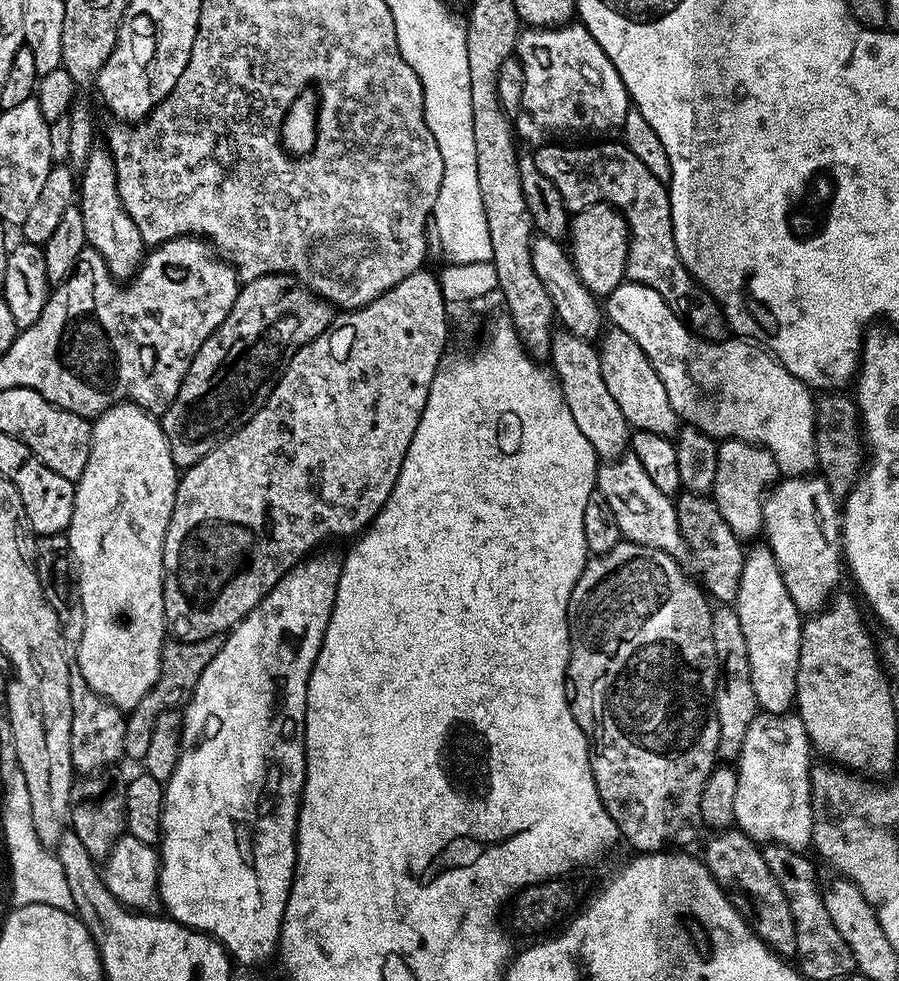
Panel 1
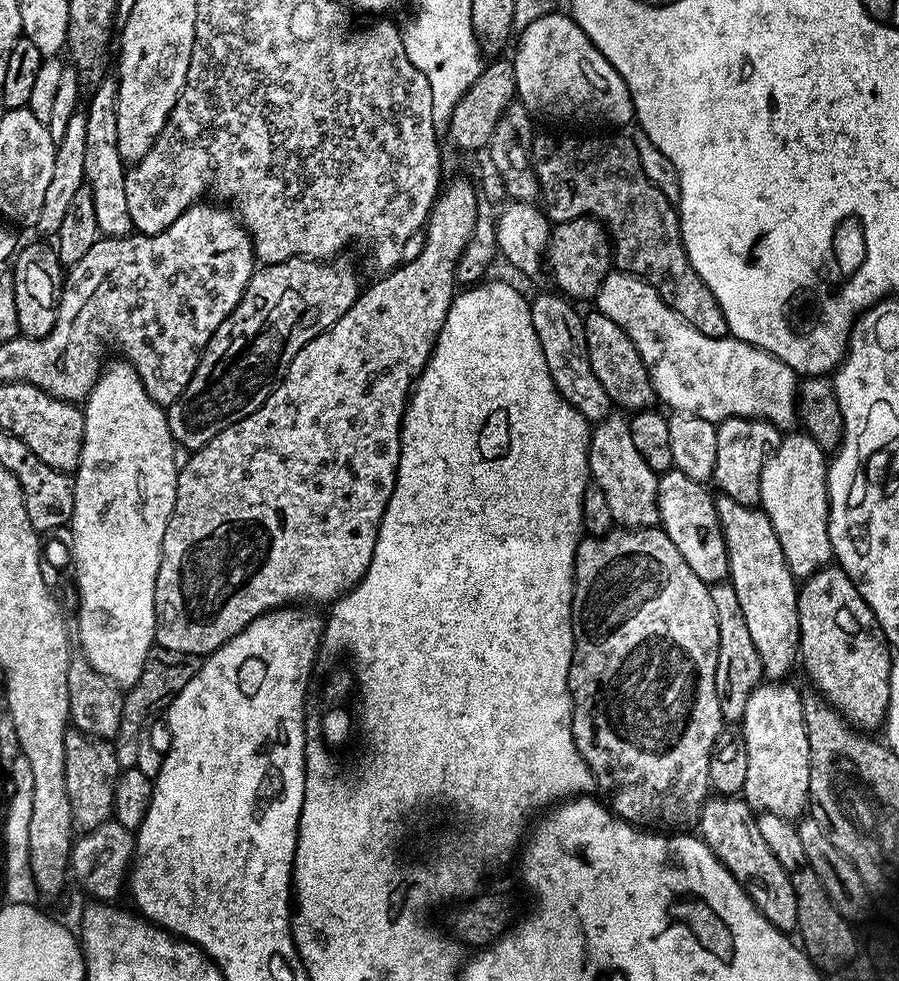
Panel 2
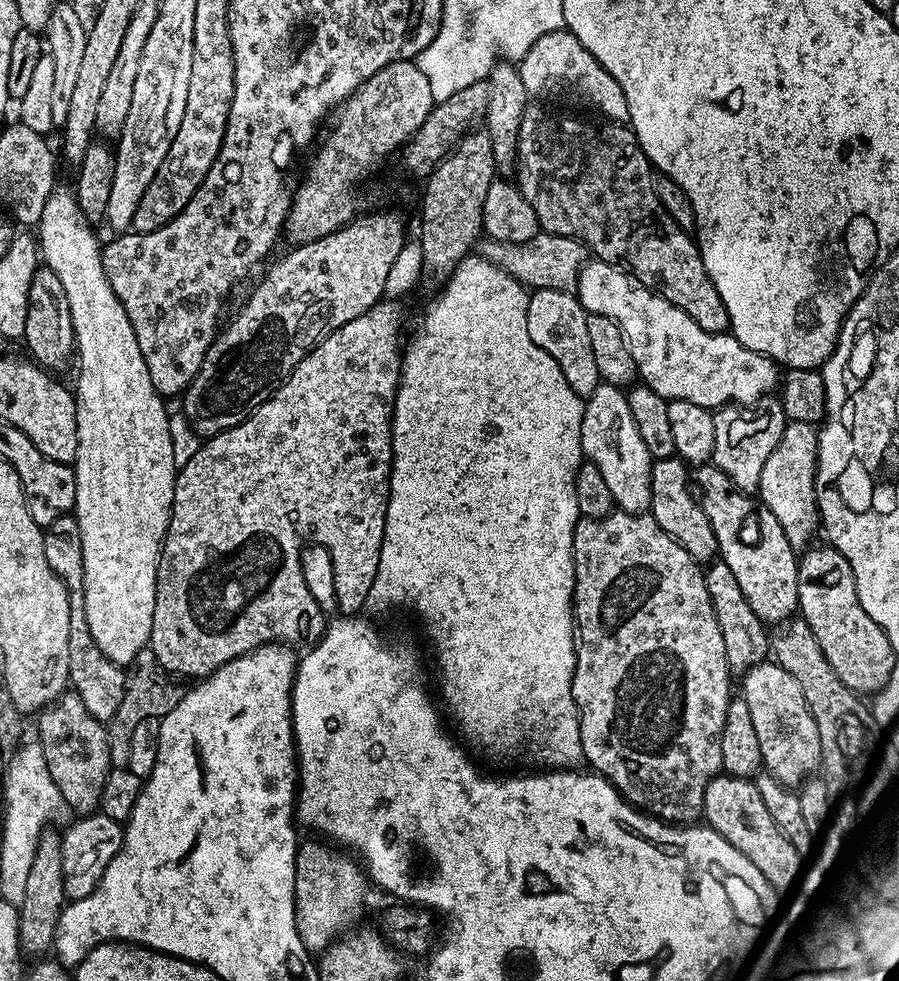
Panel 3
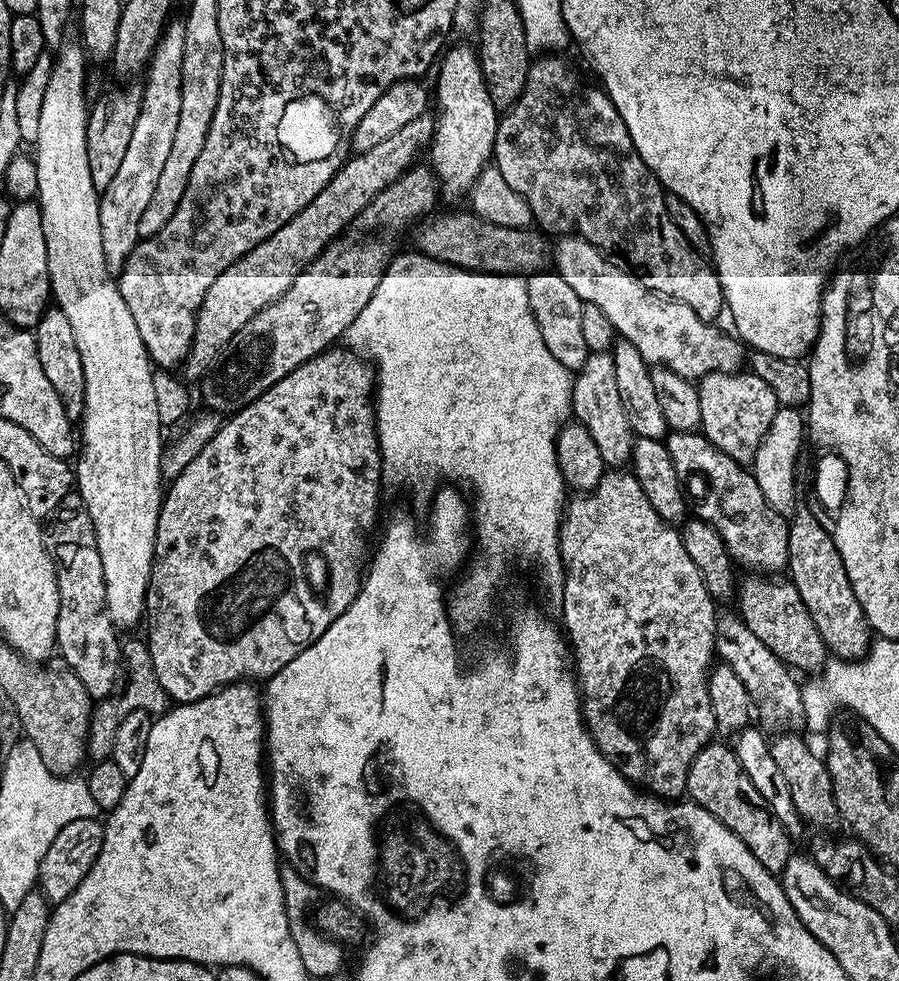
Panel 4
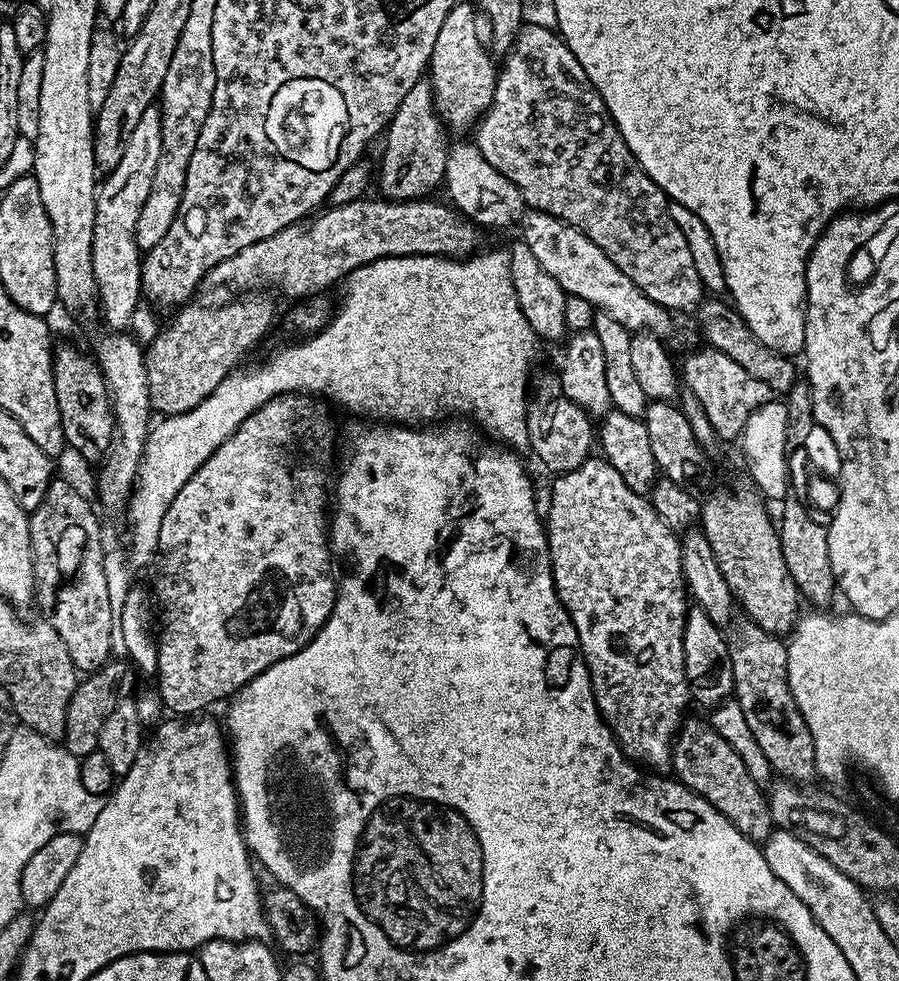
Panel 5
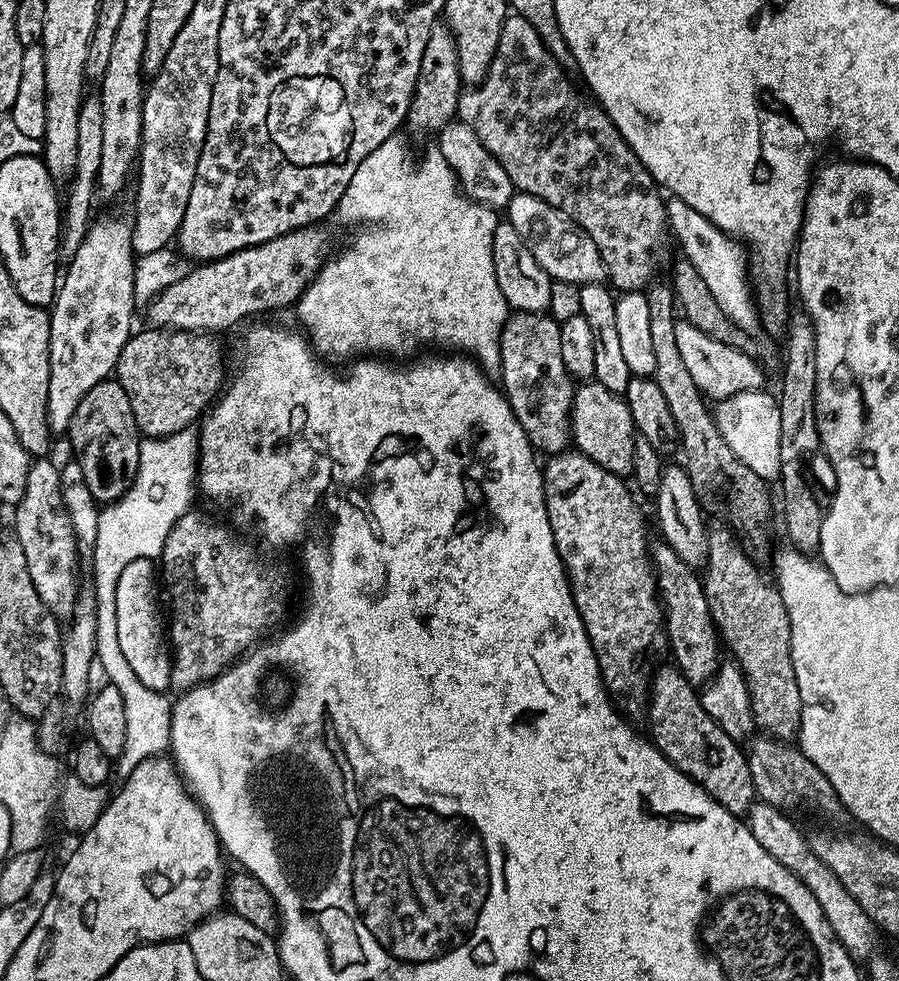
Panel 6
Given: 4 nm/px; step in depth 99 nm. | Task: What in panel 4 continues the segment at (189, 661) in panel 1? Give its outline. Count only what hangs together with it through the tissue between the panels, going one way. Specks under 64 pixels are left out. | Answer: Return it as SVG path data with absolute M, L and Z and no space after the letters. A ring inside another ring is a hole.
M125 639L120 650L120 678L116 682L116 688L92 709L86 741L87 759L92 762L111 760L114 736L118 734L118 726L122 726L122 718L126 718L126 714L134 714L134 710L163 714L169 707L166 690L162 690L162 682L158 682L158 674L154 674L154 662L150 658L147 643L143 639Z

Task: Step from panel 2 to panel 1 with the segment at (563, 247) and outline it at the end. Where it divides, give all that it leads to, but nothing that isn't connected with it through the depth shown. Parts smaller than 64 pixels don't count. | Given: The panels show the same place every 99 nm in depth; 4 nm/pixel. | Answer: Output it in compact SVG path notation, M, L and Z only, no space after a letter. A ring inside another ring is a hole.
M591 204L571 217L566 233L566 244L570 249L570 261L578 278L597 298L606 298L618 285L625 283L626 258L628 257L628 221L612 204Z

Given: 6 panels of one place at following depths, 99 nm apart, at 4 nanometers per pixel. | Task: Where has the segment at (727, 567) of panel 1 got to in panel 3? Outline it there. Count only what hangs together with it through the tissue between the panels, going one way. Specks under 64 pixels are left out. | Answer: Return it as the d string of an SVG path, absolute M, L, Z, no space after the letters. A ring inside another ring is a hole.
M679 456L653 459L650 470L650 502L650 515L662 530L666 530L680 543L686 554L690 554L697 562L707 561L717 555L716 535L710 526L710 518L706 518L699 499L690 487L689 465Z

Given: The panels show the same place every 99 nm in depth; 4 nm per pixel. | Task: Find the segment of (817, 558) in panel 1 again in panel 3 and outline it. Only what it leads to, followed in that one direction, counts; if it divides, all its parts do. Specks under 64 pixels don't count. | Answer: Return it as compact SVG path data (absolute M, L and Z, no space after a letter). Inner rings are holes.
M788 420L778 446L774 446L774 454L770 454L770 458L766 458L766 466L762 466L759 499L763 500L770 514L778 518L782 534L786 534L786 542L797 550L807 549L813 543L812 535L818 532L820 524L820 513L816 506L817 435L813 425Z

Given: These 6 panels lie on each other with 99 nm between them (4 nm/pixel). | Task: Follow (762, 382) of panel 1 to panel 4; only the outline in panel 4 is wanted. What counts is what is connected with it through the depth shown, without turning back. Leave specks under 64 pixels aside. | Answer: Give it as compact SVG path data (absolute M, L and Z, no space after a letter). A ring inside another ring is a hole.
M573 234L561 236L555 243L555 272L562 278L566 278L566 283L574 289L574 294L578 294L578 298L584 304L598 306L598 310L602 310L602 314L606 314L606 318L610 318L610 322L616 327L617 337L630 341L649 366L669 368L674 374L680 374L682 378L699 382L706 374L734 372L743 365L740 364L743 360L745 363L746 352L739 339L733 338L731 335L728 337L726 333L719 332L715 323L702 322L702 318L698 318L698 314L694 314L694 310L690 310L690 306L677 300L670 300L667 296L660 296L657 292L652 292L646 286L642 286L642 282L637 276L631 276L618 266L614 266L590 242Z

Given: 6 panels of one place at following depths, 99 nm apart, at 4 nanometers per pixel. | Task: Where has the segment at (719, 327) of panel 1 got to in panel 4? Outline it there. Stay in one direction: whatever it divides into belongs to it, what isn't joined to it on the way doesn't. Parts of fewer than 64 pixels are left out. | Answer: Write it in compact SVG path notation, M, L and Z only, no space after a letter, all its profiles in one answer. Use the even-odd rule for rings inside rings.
M544 54L541 56L544 56L541 60L533 59L529 63L528 77L522 94L515 100L511 108L507 109L499 117L500 125L494 138L492 160L496 169L502 174L502 178L506 178L506 183L516 193L522 194L526 206L530 206L532 218L537 229L543 230L548 234L553 232L553 237L556 238L573 234L580 236L586 242L590 242L595 246L614 266L618 266L623 272L628 272L631 276L637 276L642 282L642 286L646 286L650 291L690 306L690 310L694 310L694 314L698 314L698 318L702 318L702 322L711 324L719 321L720 312L722 316L726 305L724 291L720 285L720 279L715 267L701 253L696 252L691 242L682 234L682 230L678 230L678 226L674 226L674 222L666 210L666 202L664 201L665 189L660 181L656 179L655 174L648 169L646 162L642 162L642 158L630 138L630 130L626 130L626 122L622 122L622 114L618 114L614 102L610 102L610 98L604 93L603 87L597 86L595 83L593 83L594 85L584 84L583 78L560 57L563 55Z

